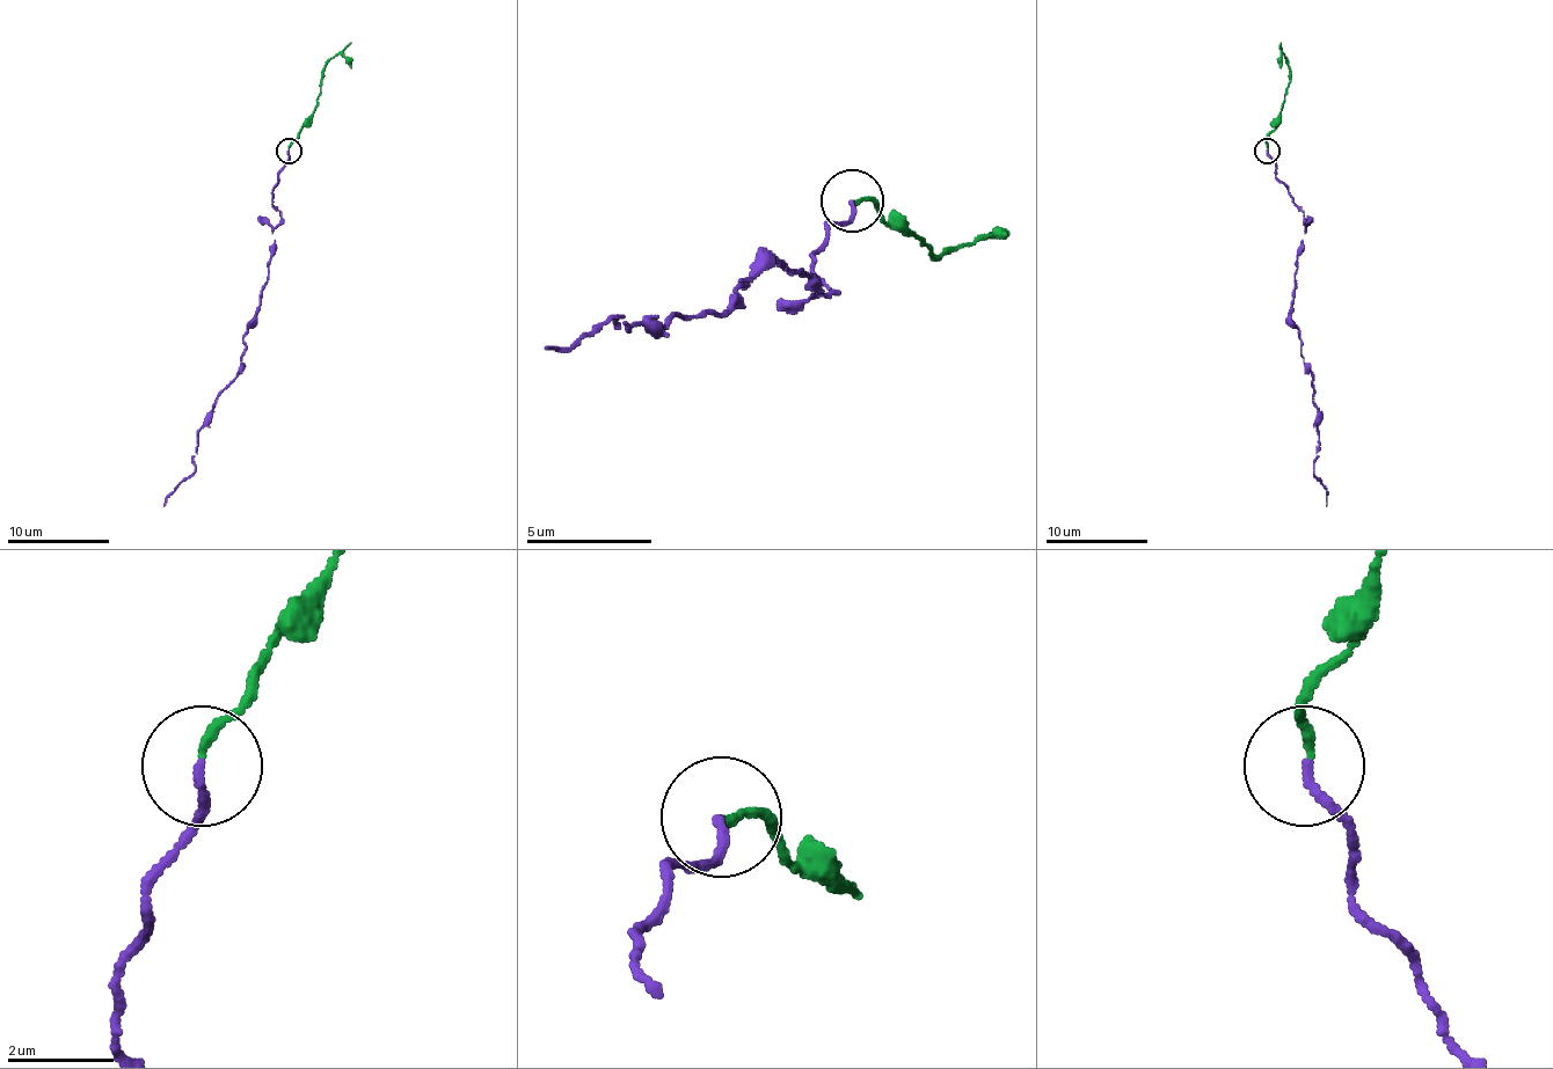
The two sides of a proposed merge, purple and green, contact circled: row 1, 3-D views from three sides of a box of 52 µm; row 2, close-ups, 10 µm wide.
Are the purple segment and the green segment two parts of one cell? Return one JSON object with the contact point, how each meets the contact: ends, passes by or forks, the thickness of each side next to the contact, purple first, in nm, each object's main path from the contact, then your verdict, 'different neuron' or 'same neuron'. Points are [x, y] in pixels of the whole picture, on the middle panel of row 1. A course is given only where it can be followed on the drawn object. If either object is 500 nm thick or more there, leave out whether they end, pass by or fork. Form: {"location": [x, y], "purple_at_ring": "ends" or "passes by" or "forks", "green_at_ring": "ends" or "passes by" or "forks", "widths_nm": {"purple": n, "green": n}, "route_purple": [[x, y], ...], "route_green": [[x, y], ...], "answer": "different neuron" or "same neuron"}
{"location": [852, 200], "purple_at_ring": "ends", "green_at_ring": "ends", "widths_nm": {"purple": 160, "green": 160}, "route_purple": [[854, 202], [810, 264], [829, 295], [772, 258], [716, 315], [660, 327], [622, 315], [547, 346]], "route_green": [[854, 202], [873, 202], [923, 240], [935, 258], [1004, 233]], "answer": "same neuron"}

